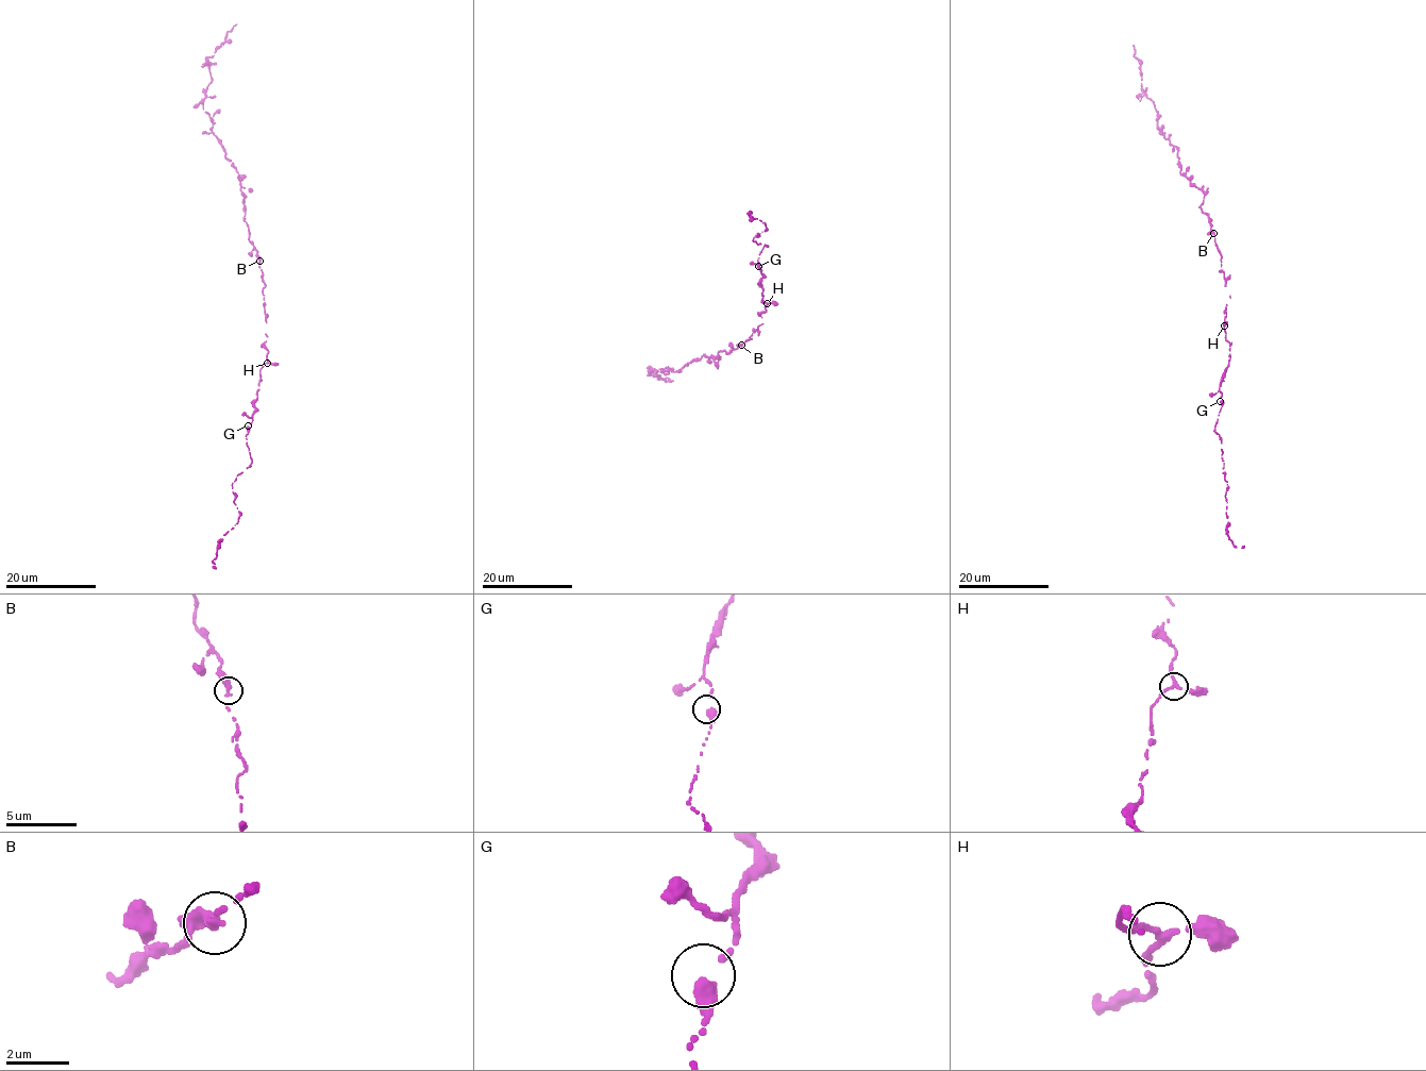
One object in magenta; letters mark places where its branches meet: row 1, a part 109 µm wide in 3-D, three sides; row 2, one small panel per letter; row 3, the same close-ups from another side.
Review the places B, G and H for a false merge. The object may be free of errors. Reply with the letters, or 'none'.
none

